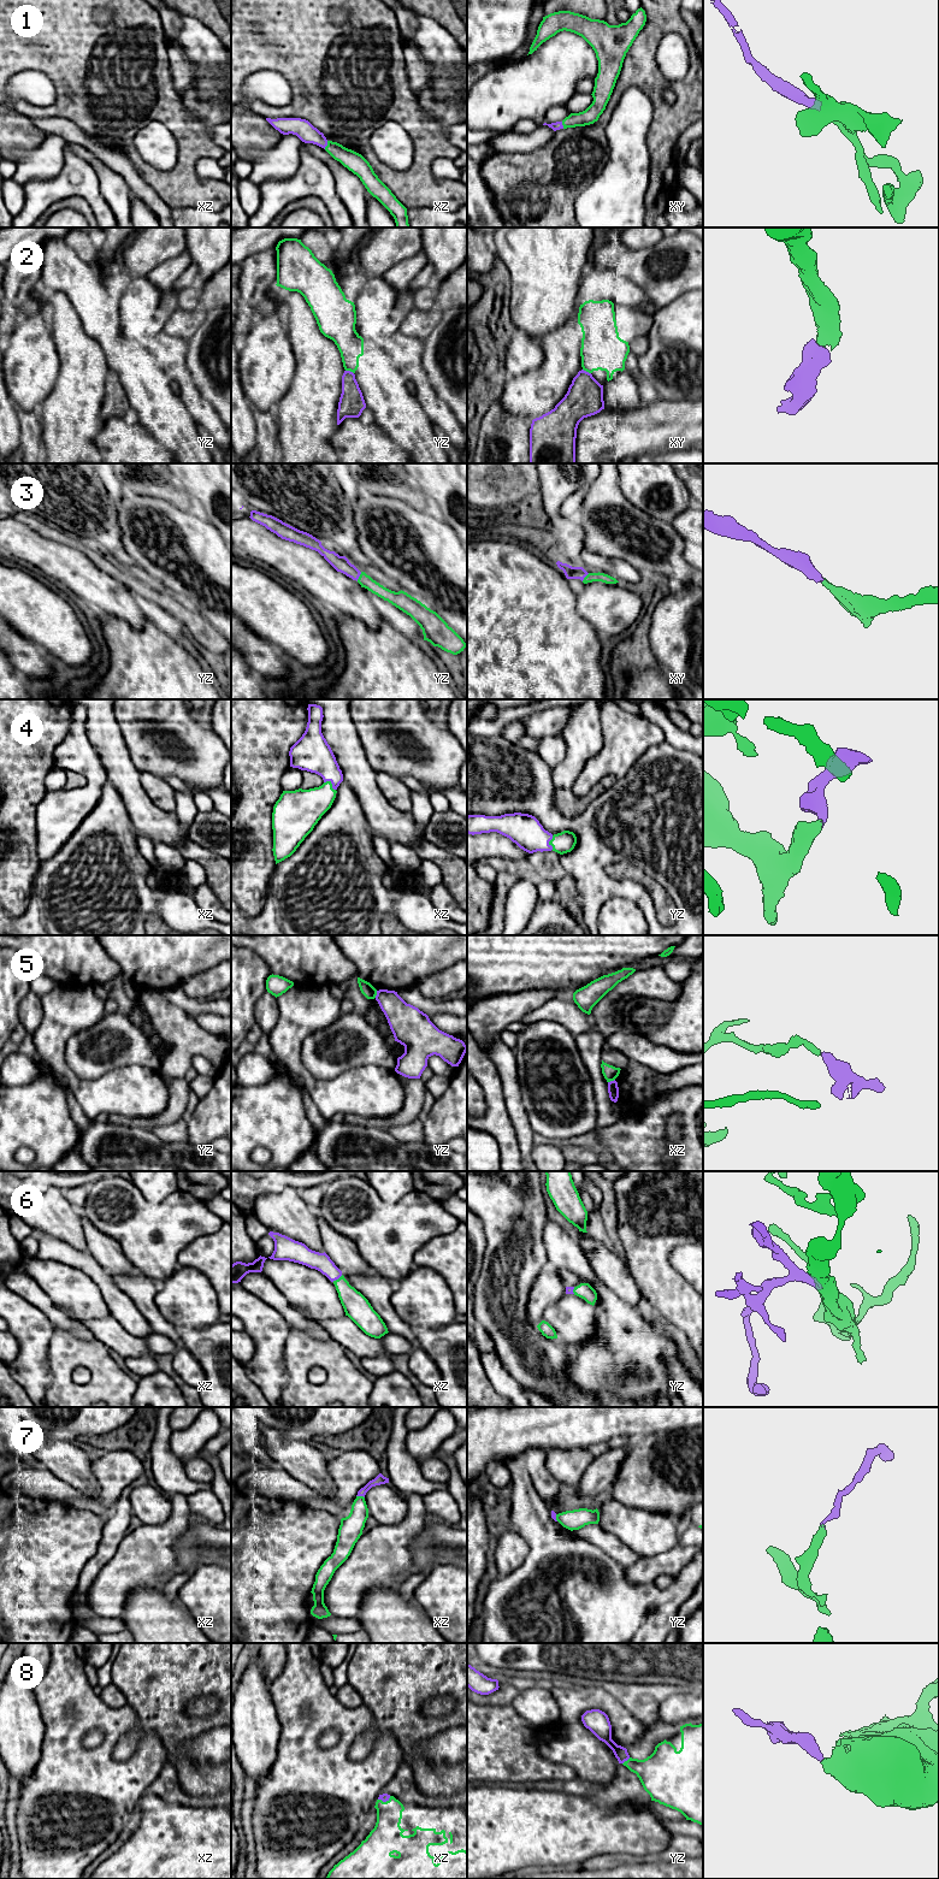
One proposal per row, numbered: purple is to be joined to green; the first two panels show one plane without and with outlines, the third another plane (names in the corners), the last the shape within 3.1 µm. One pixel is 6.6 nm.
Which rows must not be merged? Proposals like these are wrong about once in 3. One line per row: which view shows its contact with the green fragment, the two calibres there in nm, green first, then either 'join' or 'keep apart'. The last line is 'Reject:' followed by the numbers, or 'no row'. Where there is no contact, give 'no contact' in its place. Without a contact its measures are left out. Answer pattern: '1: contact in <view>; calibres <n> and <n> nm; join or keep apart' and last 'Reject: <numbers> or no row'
1: contact in xz; calibres 130 and 120 nm; join
2: contact in yz; calibres 170 and 170 nm; keep apart
3: contact in yz; calibres 90 and 110 nm; join
4: contact in xz; calibres 260 and 240 nm; join
5: contact in yz; calibres 90 and 220 nm; keep apart
6: contact in xz; calibres 170 and 120 nm; join
7: contact in xz; calibres 160 and 70 nm; join
8: contact in yz; calibres 300 and 110 nm; join
Reject: 2, 5

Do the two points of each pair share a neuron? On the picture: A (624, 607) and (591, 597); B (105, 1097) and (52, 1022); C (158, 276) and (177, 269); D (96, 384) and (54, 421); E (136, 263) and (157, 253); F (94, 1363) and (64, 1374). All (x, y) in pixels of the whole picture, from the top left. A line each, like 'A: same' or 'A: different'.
A: same
B: same
C: same
D: same
E: same
F: same

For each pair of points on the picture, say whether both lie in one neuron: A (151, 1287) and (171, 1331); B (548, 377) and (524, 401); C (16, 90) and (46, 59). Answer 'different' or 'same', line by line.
A: same
B: same
C: different

